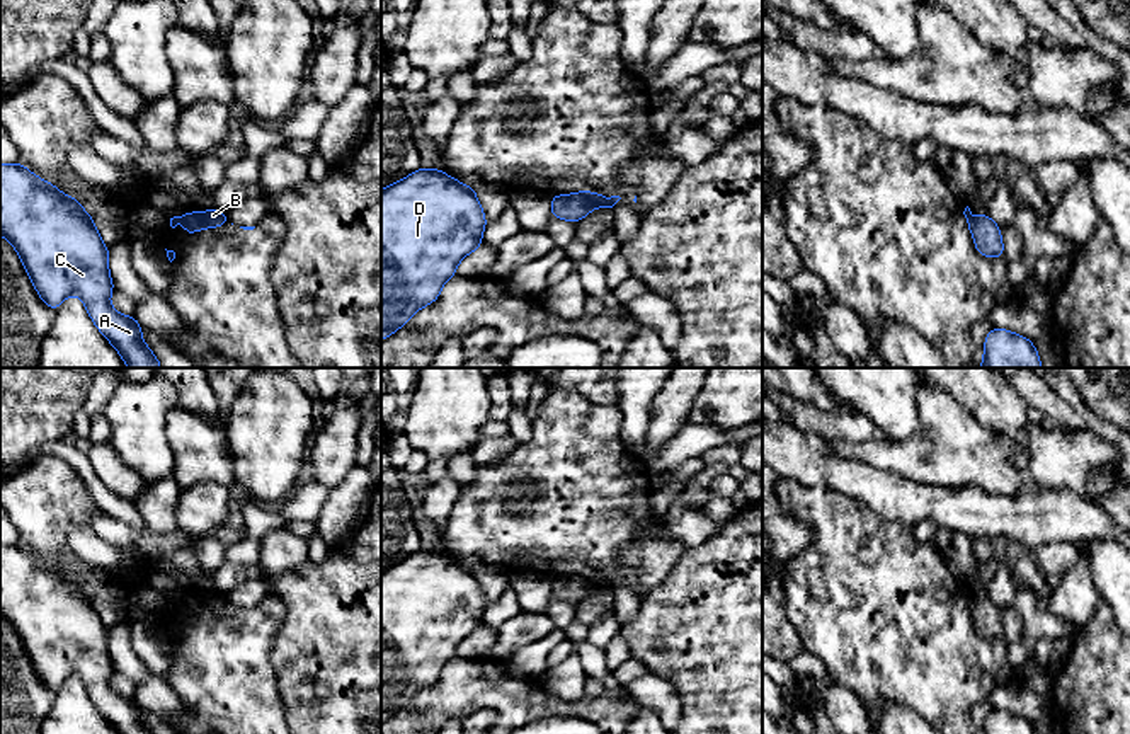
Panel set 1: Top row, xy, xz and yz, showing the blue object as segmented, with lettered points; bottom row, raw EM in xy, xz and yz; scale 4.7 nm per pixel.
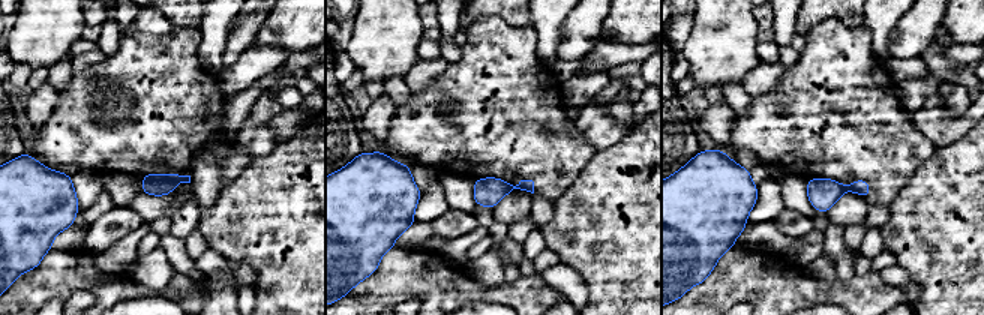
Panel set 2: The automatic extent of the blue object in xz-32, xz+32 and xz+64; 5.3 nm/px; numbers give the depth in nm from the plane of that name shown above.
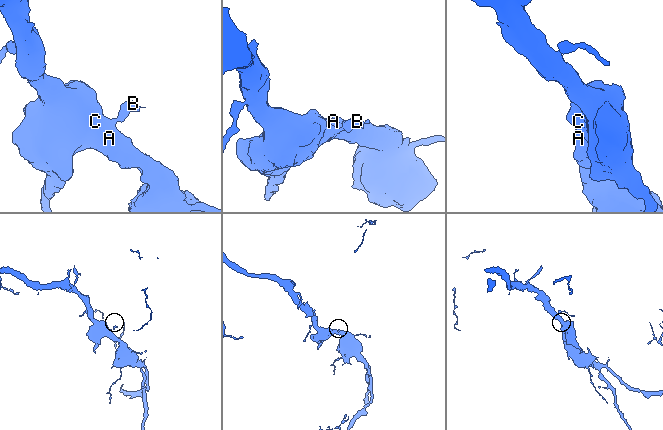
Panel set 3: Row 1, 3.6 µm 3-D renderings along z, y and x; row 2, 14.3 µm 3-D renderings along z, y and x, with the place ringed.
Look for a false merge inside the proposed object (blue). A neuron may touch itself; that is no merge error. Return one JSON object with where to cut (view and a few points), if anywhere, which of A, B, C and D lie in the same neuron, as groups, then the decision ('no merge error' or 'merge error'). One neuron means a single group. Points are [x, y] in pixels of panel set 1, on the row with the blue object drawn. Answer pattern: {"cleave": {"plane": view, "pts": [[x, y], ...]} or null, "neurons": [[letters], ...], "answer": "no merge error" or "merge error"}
{"cleave": {"plane": "xz", "pts": [[574, 193], [594, 206]]}, "neurons": [["A", "C", "D"], ["B"]], "answer": "merge error"}

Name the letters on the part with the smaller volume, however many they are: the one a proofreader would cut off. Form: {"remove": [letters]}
{"remove": ["B"]}

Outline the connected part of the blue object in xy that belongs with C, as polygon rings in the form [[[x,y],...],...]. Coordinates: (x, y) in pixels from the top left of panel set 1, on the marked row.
[[[0,163],[0,235],[17,250],[39,298],[53,312],[66,296],[78,296],[95,327],[121,354],[128,368],[162,368],[141,337],[141,324],[111,307],[109,298],[116,288],[109,274],[109,249],[92,215],[80,206],[77,198],[63,194],[22,163]]]

